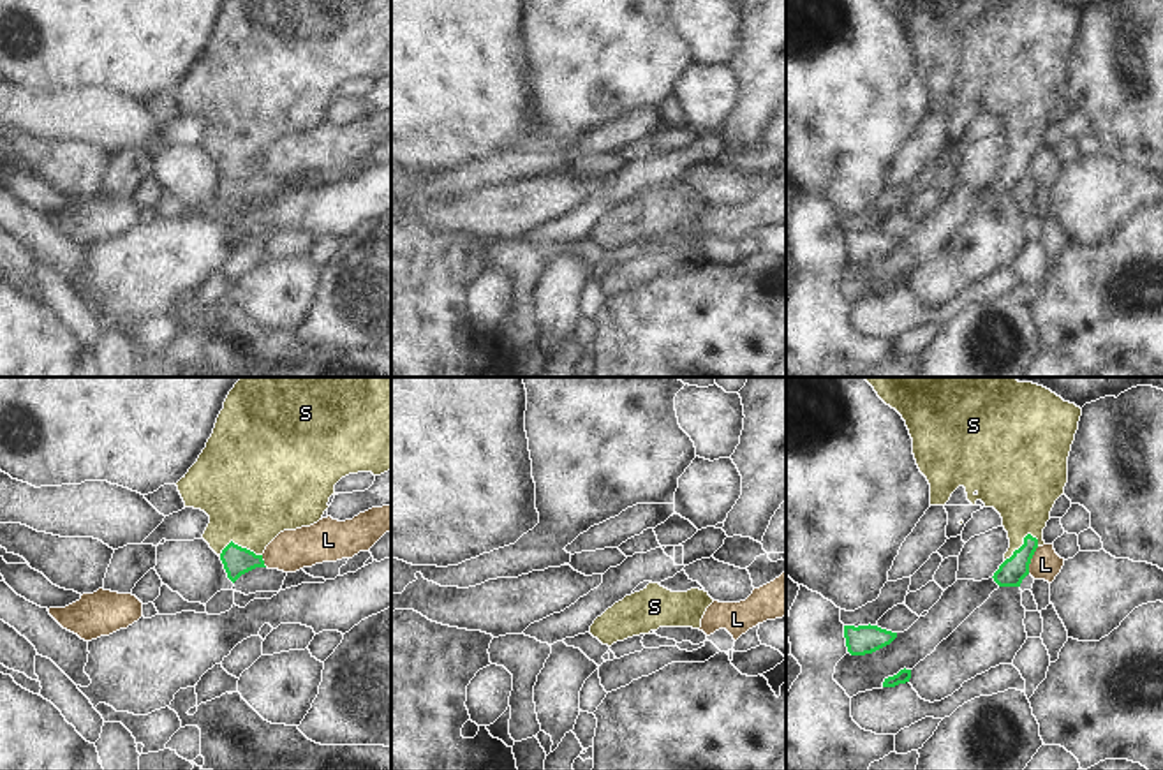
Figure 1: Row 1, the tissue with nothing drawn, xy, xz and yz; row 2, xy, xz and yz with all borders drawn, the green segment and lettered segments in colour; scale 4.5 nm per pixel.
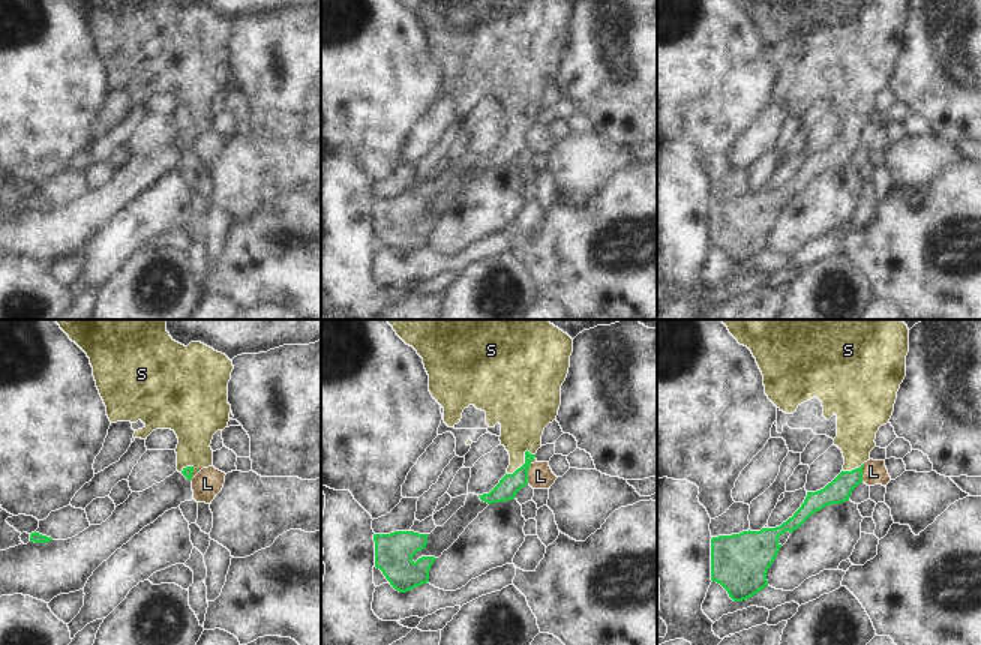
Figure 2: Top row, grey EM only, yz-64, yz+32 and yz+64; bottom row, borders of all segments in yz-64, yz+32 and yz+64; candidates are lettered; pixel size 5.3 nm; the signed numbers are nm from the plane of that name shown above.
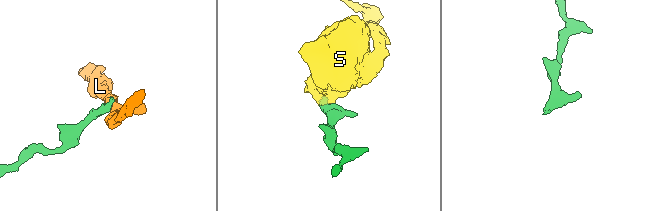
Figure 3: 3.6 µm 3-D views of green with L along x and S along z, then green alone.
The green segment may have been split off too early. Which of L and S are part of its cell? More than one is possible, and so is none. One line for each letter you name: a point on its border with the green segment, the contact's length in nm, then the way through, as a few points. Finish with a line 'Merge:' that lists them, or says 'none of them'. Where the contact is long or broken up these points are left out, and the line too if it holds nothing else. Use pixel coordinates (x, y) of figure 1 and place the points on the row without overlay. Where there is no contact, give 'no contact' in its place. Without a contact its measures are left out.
S: xy (240, 152) | 200 nm | across xy (237, 166), (240, 152), (251, 99)
Merge: S

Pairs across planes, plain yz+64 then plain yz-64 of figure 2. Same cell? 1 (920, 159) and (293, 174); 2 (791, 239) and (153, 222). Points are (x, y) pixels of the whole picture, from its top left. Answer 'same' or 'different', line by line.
1: same
2: same

